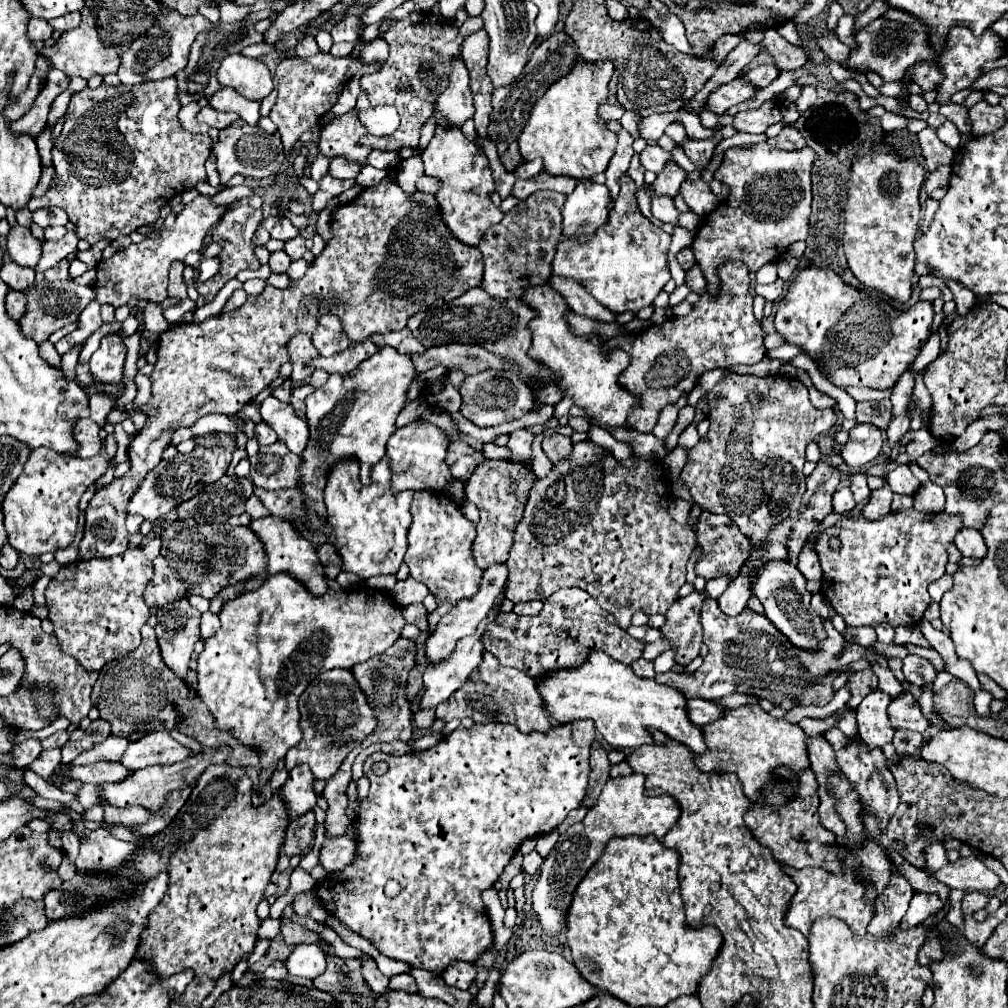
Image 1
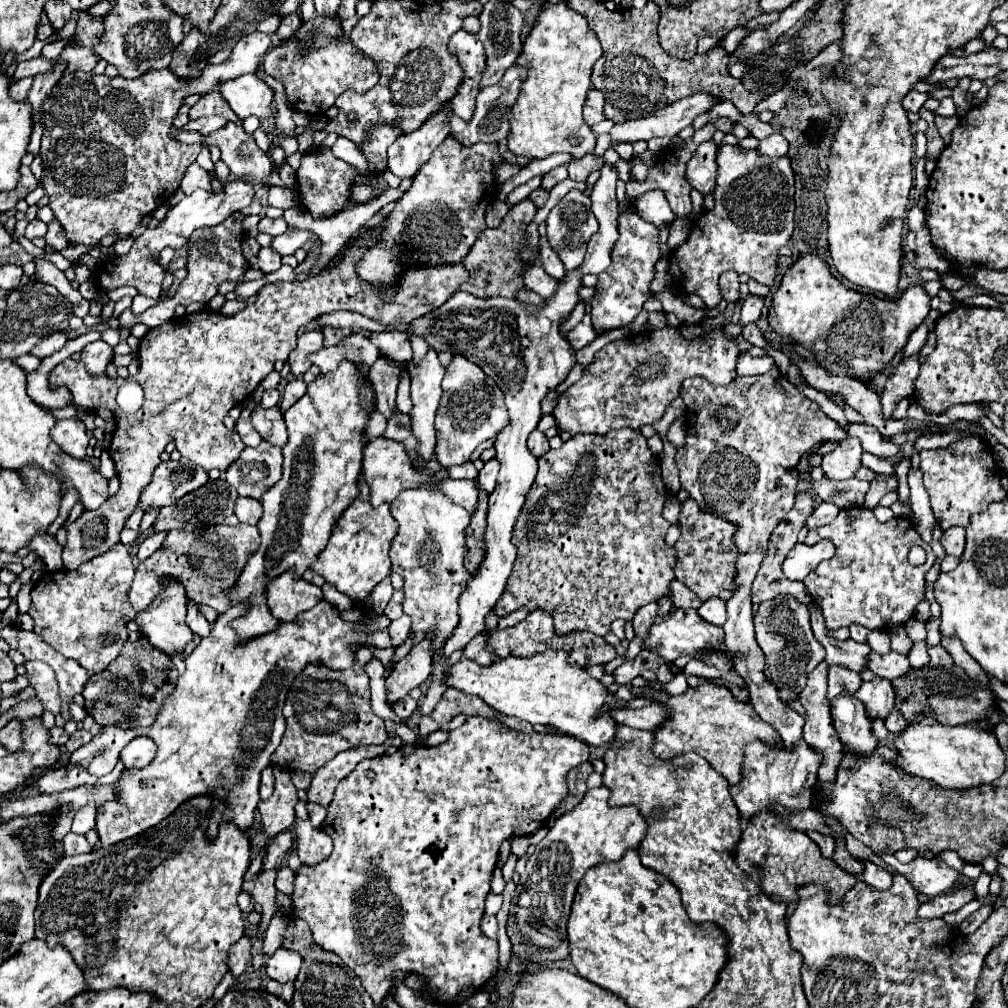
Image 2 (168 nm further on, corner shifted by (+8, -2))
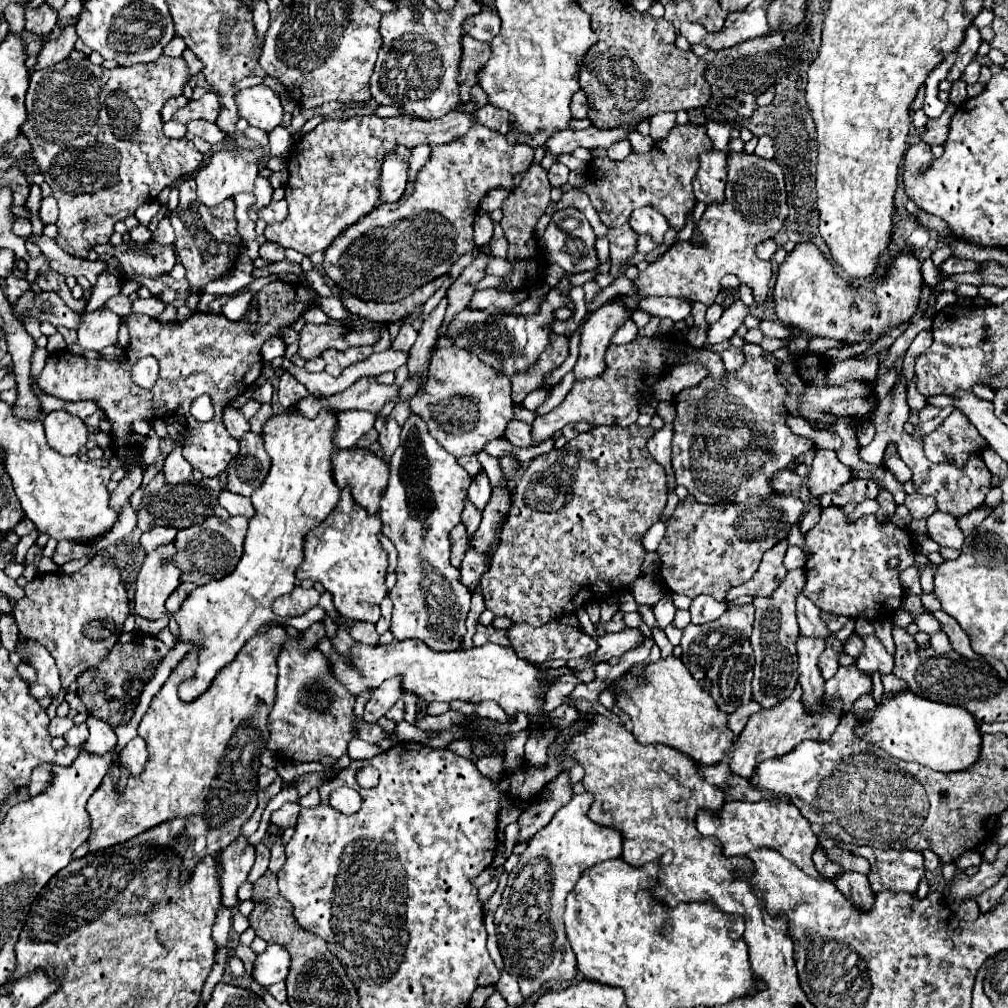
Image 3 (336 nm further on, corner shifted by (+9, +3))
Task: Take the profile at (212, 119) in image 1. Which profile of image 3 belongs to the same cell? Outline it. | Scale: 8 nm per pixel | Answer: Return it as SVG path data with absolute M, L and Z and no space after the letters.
M191 120L191 122L187 122L187 130L193 136L199 136L209 144L217 144L225 138L225 134L219 130L219 126L213 122L207 122L207 120Z

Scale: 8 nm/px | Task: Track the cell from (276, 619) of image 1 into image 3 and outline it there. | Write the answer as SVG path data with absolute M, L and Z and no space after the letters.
M323 620L311 624L299 638L289 636L283 626L271 626L265 634L251 638L235 660L219 670L209 690L193 702L183 702L177 688L183 680L195 676L199 646L185 654L151 700L139 724L139 736L145 738L149 750L143 774L131 774L123 792L117 792L113 790L113 782L119 780L119 770L113 768L87 802L91 816L89 850L97 852L121 844L165 820L185 816L187 830L173 844L173 850L183 858L181 878L187 880L199 860L215 856L229 846L257 808L257 772L261 768L261 752L267 748L269 714L277 690L277 658L283 650L283 642L291 640L299 642L303 648L317 648L323 638Z

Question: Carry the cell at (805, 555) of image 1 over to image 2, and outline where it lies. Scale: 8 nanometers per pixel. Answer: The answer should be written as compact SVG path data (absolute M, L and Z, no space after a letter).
M820 541L818 545L812 545L812 547L798 543L784 559L784 575L788 579L802 581L804 575L816 569L820 561L832 558L832 553L835 553L834 545L828 541Z

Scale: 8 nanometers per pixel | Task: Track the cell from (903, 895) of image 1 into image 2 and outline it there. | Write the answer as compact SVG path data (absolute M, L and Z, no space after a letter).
M864 861L862 881L866 885L876 887L876 889L888 889L892 885L892 875L884 867L880 867L880 865L872 863L872 861Z

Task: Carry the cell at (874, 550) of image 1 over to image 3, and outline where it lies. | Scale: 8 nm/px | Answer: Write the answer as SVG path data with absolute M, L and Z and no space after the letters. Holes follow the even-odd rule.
M829 506L823 508L815 528L805 534L805 544L811 554L805 564L807 582L803 594L823 612L877 622L889 620L901 608L905 588L899 574L915 562L917 554L911 532L891 520L877 522L873 514L849 520L839 506ZM893 556L899 558L897 568L887 564Z

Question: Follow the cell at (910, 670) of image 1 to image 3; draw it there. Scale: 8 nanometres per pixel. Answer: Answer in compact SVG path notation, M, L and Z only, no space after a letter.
M849 636L847 638L847 642L845 642L845 652L849 654L849 656L853 656L853 658L859 658L859 654L863 652L863 640L859 638L859 636Z

